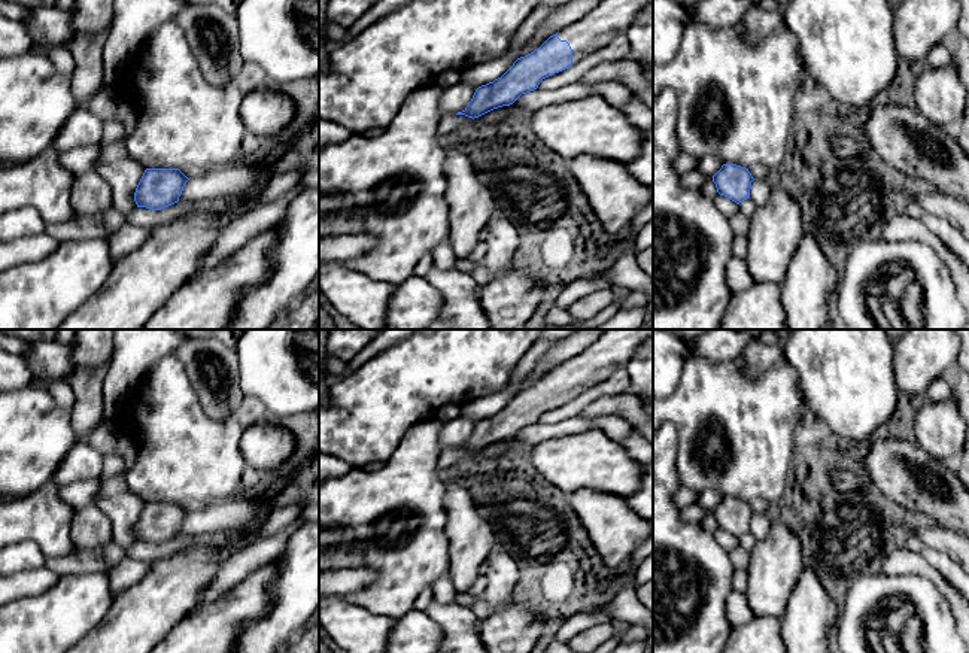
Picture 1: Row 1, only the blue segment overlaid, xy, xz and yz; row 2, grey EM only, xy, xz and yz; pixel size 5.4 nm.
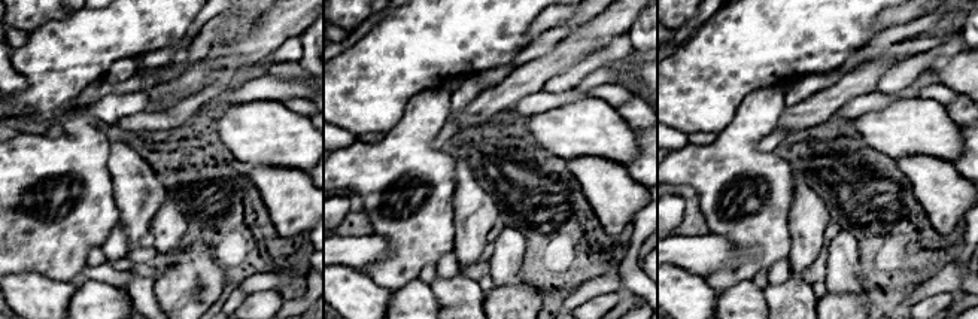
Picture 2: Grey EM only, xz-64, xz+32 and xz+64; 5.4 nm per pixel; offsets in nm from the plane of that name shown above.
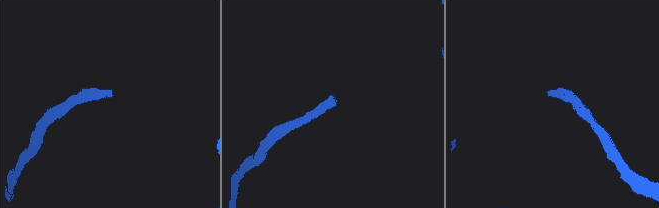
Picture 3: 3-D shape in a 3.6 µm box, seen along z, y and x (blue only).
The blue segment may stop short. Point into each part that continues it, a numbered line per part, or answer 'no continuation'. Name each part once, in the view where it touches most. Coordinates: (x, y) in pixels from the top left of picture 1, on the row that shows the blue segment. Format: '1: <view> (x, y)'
no continuation

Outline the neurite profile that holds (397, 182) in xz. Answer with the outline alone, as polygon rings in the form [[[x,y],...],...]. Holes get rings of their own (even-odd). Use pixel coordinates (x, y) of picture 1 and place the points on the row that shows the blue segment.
[[[429,83],[413,91],[403,103],[397,116],[377,137],[352,134],[340,143],[319,148],[319,194],[334,194],[352,201],[364,228],[362,233],[376,239],[374,247],[365,255],[332,261],[353,268],[379,282],[400,285],[413,276],[422,256],[432,253],[435,246],[449,236],[449,204],[446,201],[447,177],[444,173],[446,149],[438,143],[440,98],[443,88]]]

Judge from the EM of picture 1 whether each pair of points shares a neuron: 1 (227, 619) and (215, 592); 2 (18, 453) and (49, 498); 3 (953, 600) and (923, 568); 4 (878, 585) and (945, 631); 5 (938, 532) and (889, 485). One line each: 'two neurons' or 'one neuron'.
1: two neurons
2: two neurons
3: one neuron
4: one neuron
5: two neurons

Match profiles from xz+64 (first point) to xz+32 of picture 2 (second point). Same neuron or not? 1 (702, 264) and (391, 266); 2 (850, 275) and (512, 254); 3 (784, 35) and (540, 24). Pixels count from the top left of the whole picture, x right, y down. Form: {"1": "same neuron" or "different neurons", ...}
{"1": "different neurons", "2": "same neuron", "3": "different neurons"}

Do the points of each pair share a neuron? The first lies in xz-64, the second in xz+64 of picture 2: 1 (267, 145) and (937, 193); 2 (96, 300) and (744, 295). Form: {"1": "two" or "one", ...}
{"1": "two", "2": "one"}

